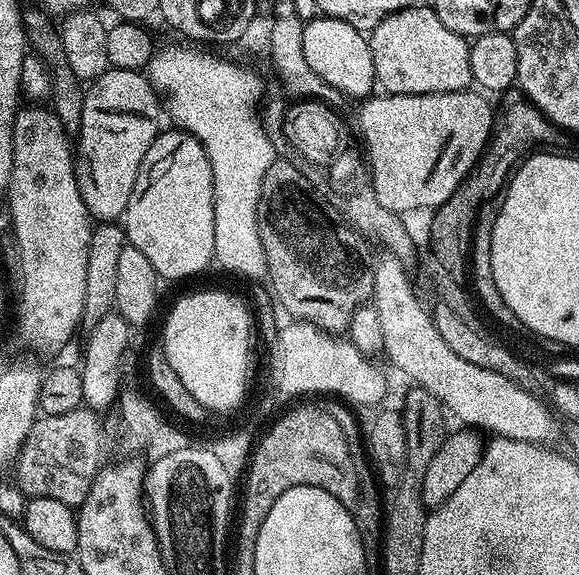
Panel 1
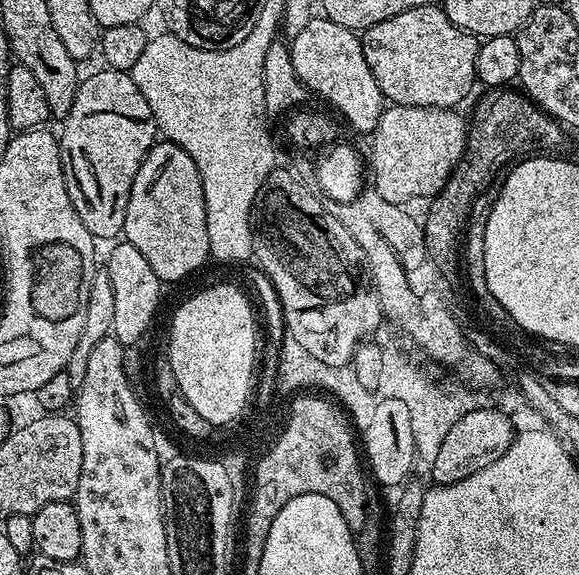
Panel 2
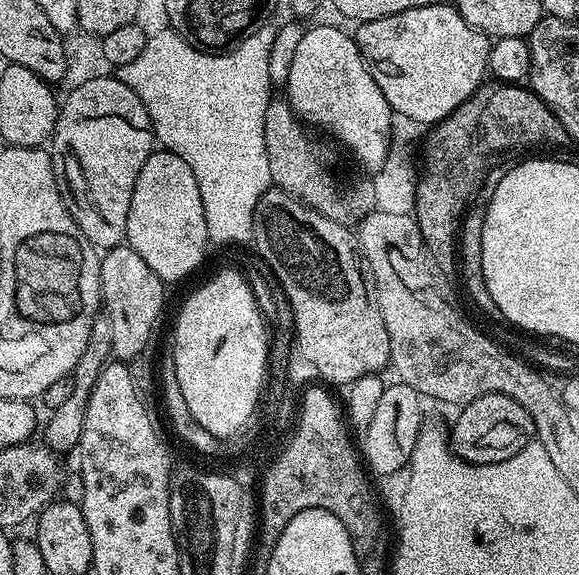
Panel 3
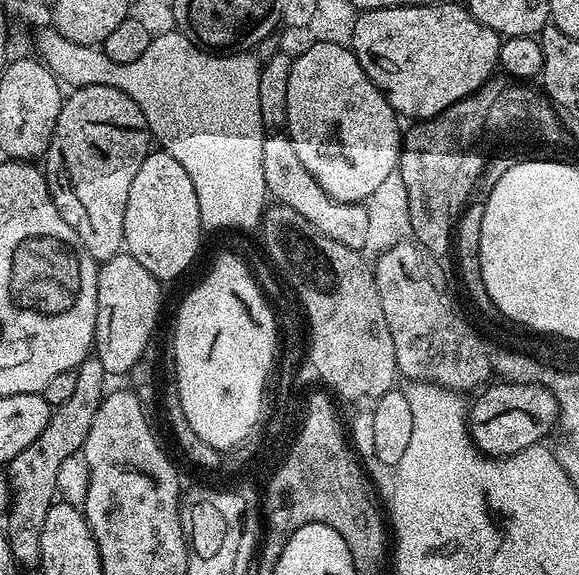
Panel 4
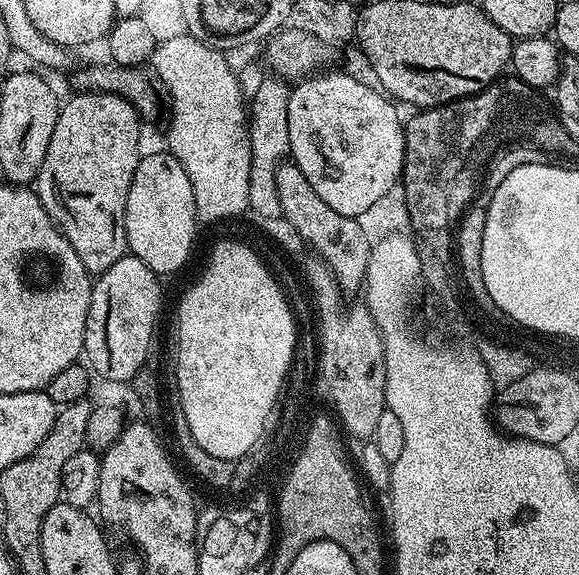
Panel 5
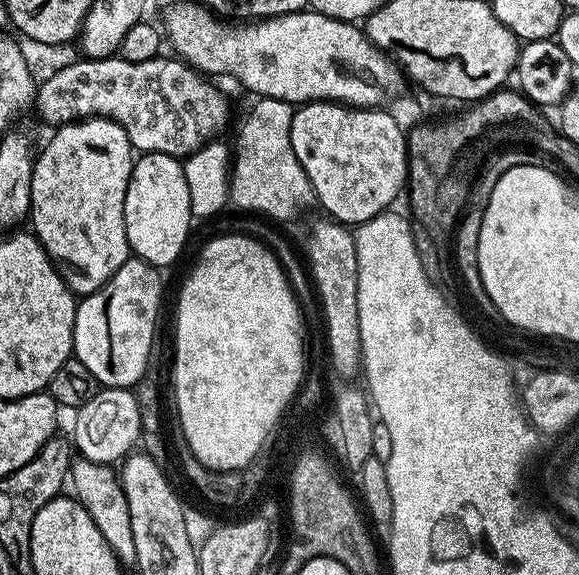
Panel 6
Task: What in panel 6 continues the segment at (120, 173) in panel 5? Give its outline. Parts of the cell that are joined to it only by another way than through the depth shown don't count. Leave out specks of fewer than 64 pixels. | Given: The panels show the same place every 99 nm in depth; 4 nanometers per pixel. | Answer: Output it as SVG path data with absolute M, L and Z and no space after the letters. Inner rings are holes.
M81 118L71 124L61 124L35 157L32 175L31 231L40 239L49 255L65 269L68 287L77 297L98 291L130 258L124 203L134 163L134 149L123 124L111 118Z

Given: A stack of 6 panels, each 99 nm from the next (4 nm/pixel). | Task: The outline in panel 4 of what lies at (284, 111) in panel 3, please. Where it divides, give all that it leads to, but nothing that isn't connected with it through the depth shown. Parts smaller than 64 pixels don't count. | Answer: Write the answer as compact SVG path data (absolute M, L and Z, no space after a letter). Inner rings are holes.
M286 134L267 135L262 148L262 174L265 175L269 195L279 203L290 206L292 210L306 218L336 242L356 251L363 251L368 233L369 212L365 205L338 203L330 198L312 174L307 170L298 154L295 153L293 142Z

